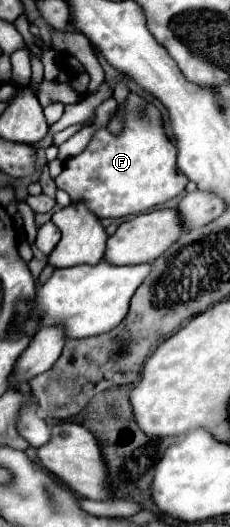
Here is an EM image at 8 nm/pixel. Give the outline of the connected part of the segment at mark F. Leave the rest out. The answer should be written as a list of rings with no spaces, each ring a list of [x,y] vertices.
[[[129,93],[127,105],[125,105],[125,129],[121,135],[111,135],[107,129],[99,129],[87,149],[63,163],[61,175],[55,179],[57,187],[67,191],[73,201],[85,201],[85,205],[97,215],[97,217],[125,217],[125,215],[137,215],[141,211],[153,209],[157,205],[163,205],[165,201],[177,197],[189,179],[177,169],[175,163],[177,149],[167,139],[163,121],[159,115],[159,109],[145,99],[141,99],[135,93]]]

